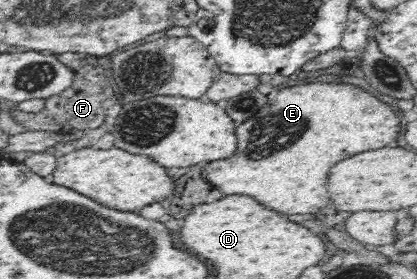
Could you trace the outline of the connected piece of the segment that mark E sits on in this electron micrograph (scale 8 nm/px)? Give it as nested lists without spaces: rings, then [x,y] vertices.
[[[309,83],[289,87],[281,89],[265,107],[261,107],[257,115],[237,125],[235,153],[228,158],[202,164],[201,174],[205,183],[219,190],[224,197],[249,195],[265,209],[285,215],[315,213],[329,203],[327,183],[335,163],[363,151],[389,146],[397,139],[399,131],[399,119],[391,107],[361,88],[337,83]]]

